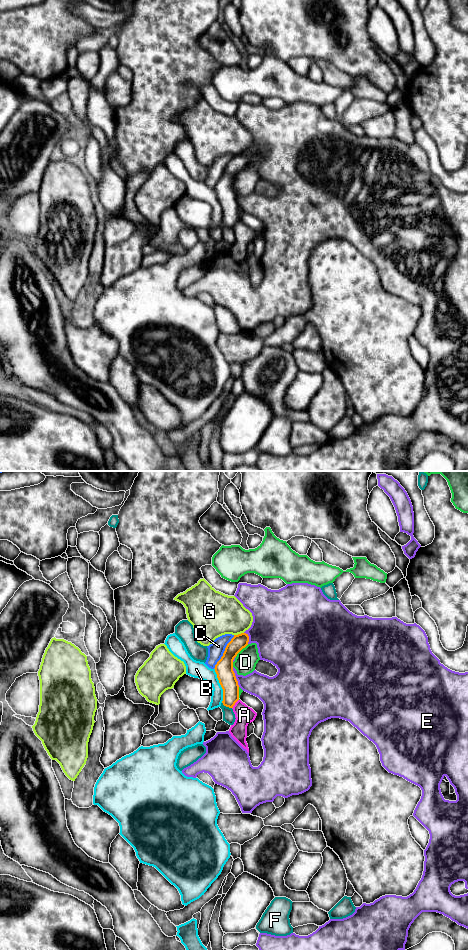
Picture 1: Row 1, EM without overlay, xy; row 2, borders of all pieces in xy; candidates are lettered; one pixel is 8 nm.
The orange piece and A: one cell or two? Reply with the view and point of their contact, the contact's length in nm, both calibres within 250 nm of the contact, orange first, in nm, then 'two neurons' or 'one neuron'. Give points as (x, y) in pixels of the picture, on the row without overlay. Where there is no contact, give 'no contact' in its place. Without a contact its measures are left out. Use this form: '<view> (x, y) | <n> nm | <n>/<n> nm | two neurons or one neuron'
xy (234, 224) | 90 nm | 140/150 nm | two neurons

